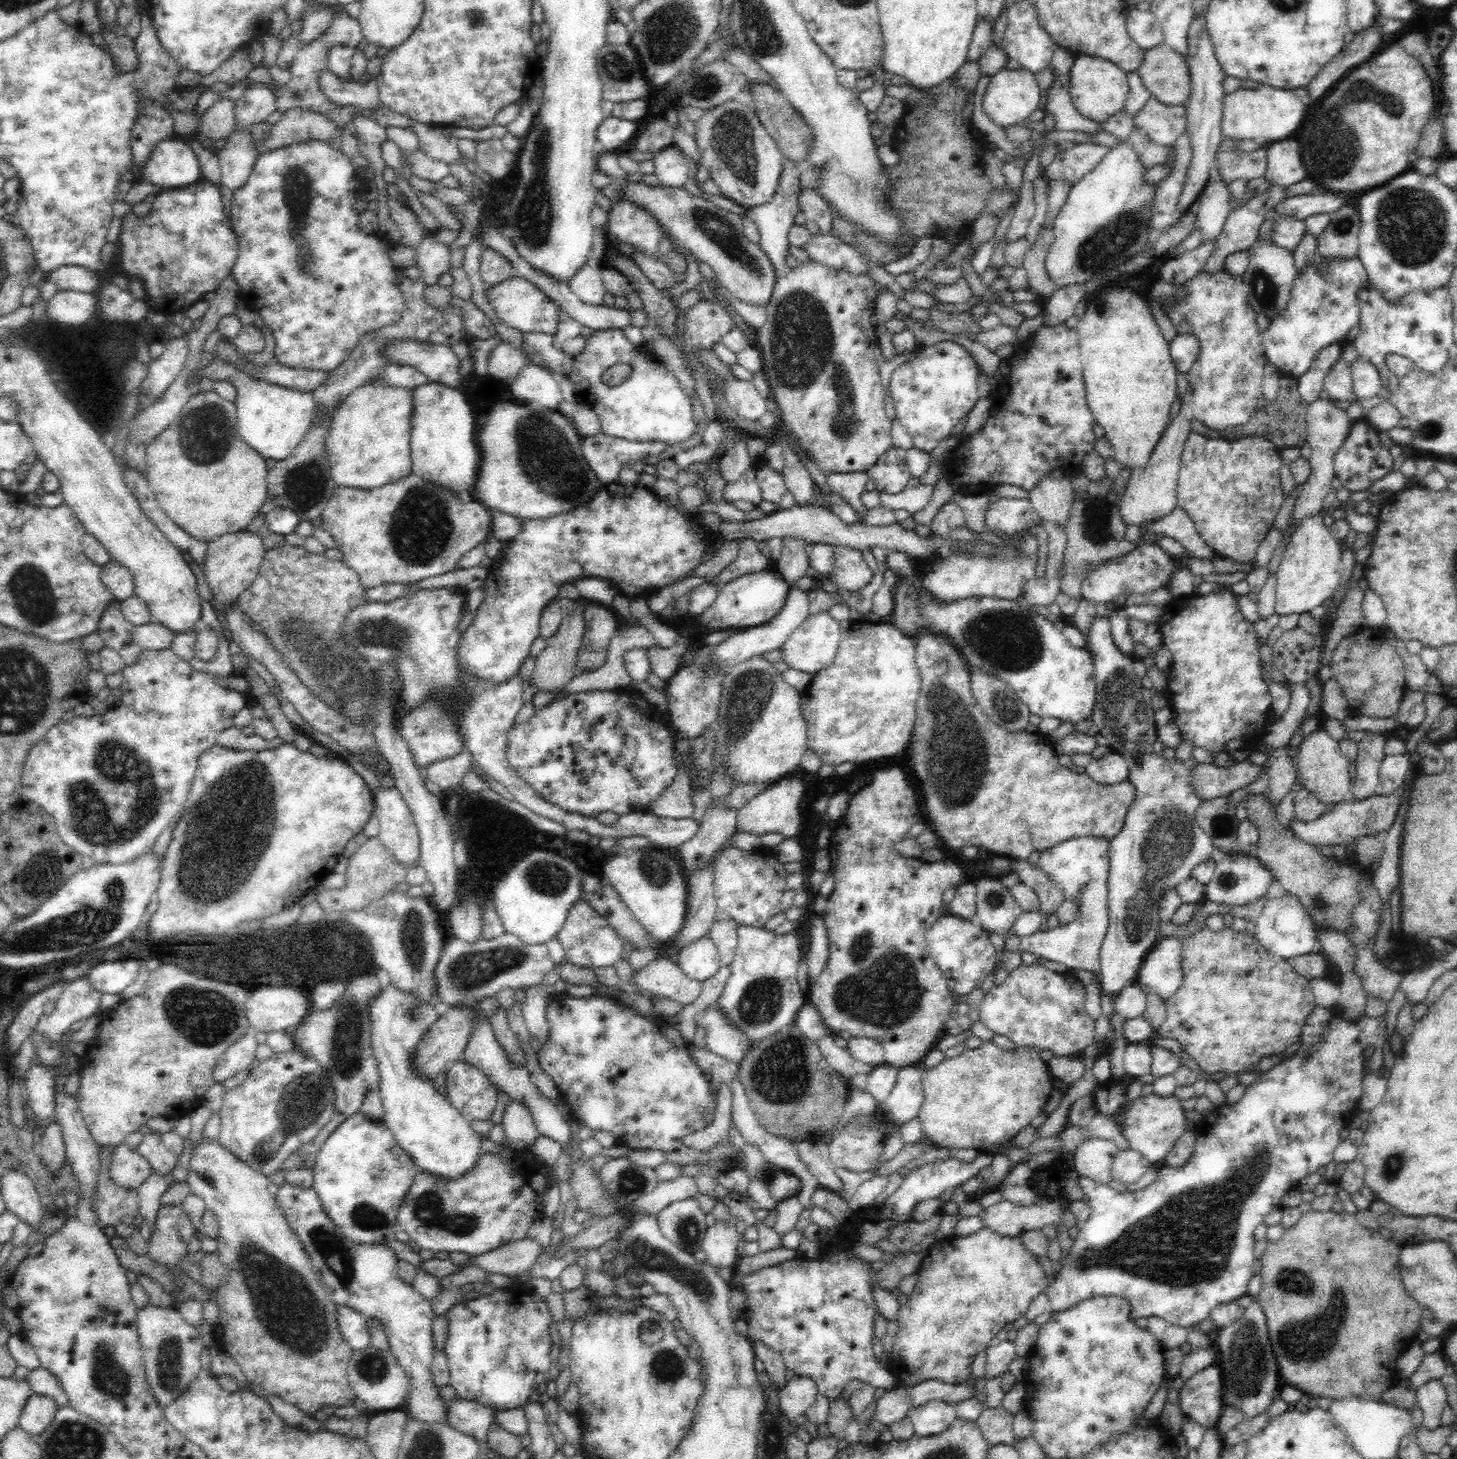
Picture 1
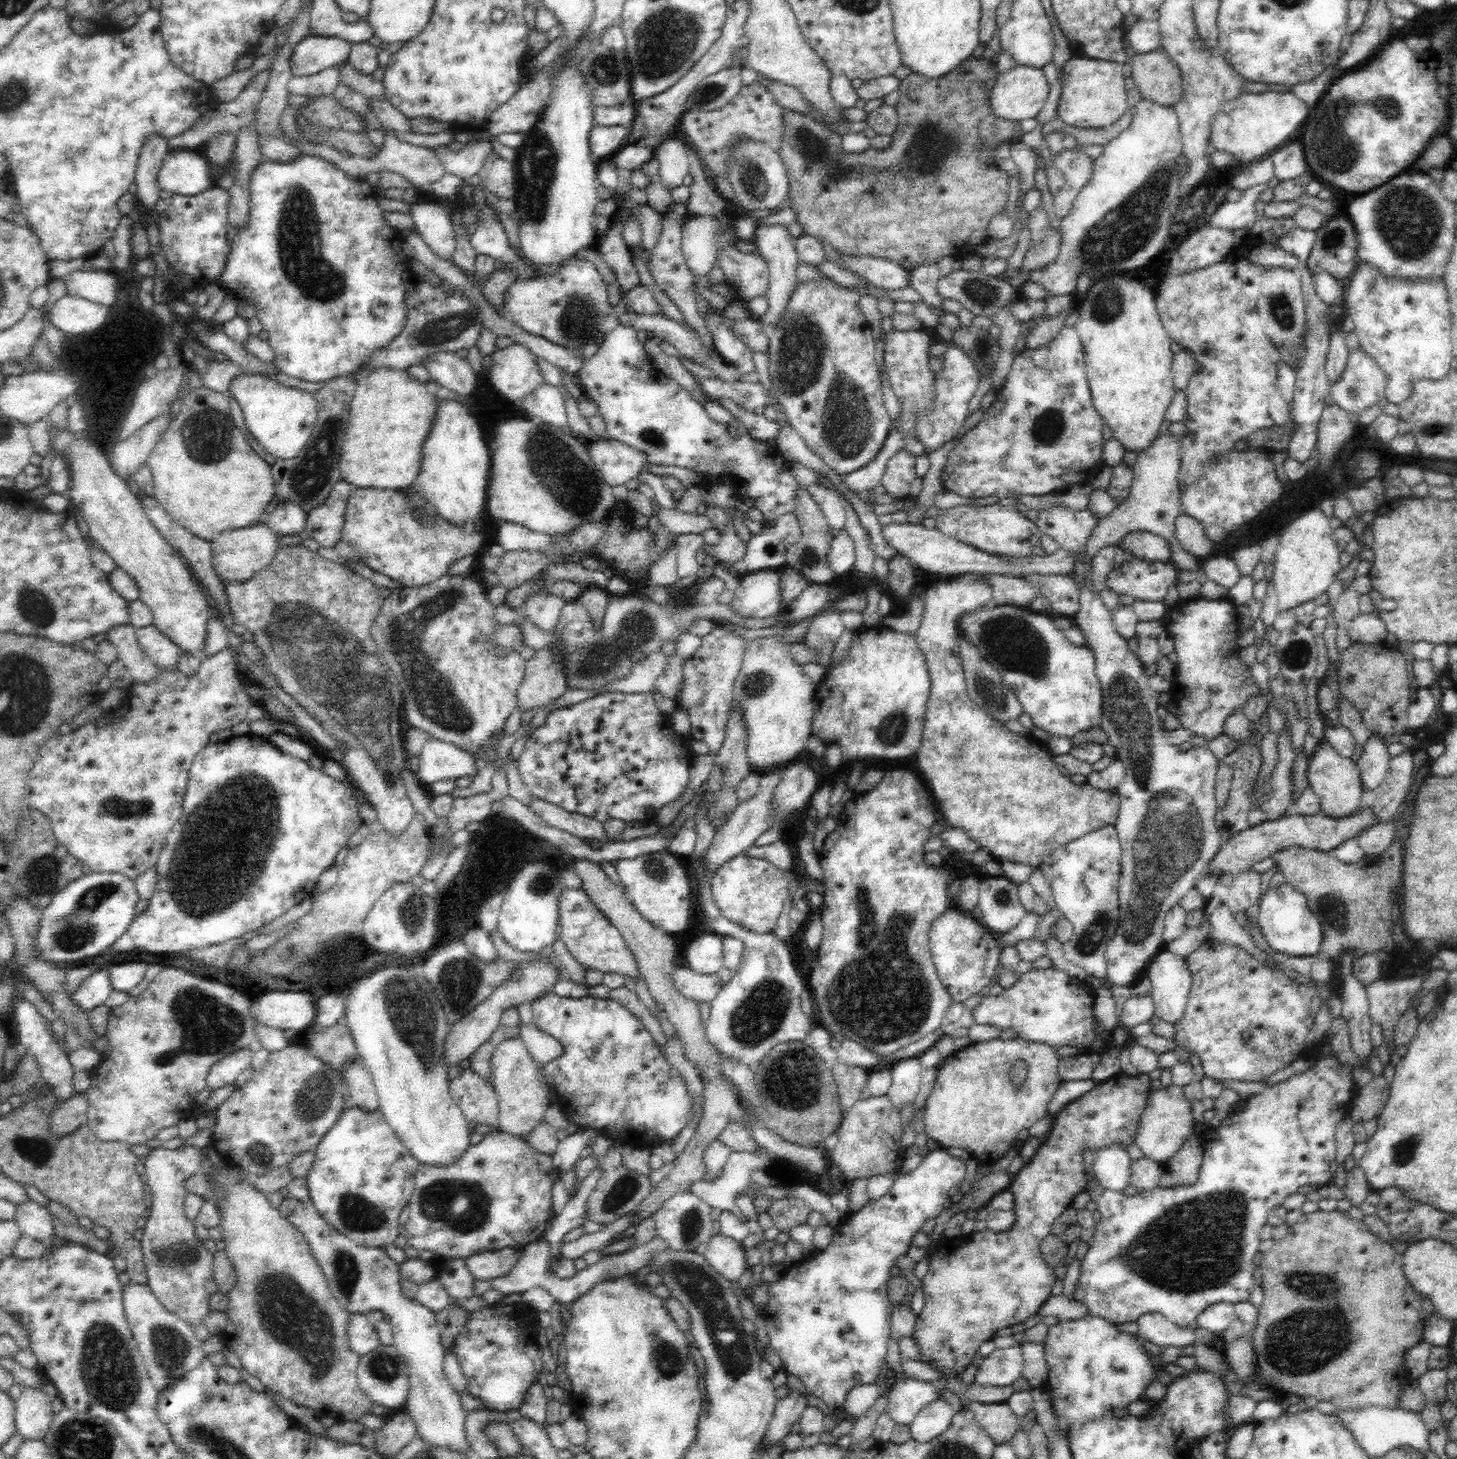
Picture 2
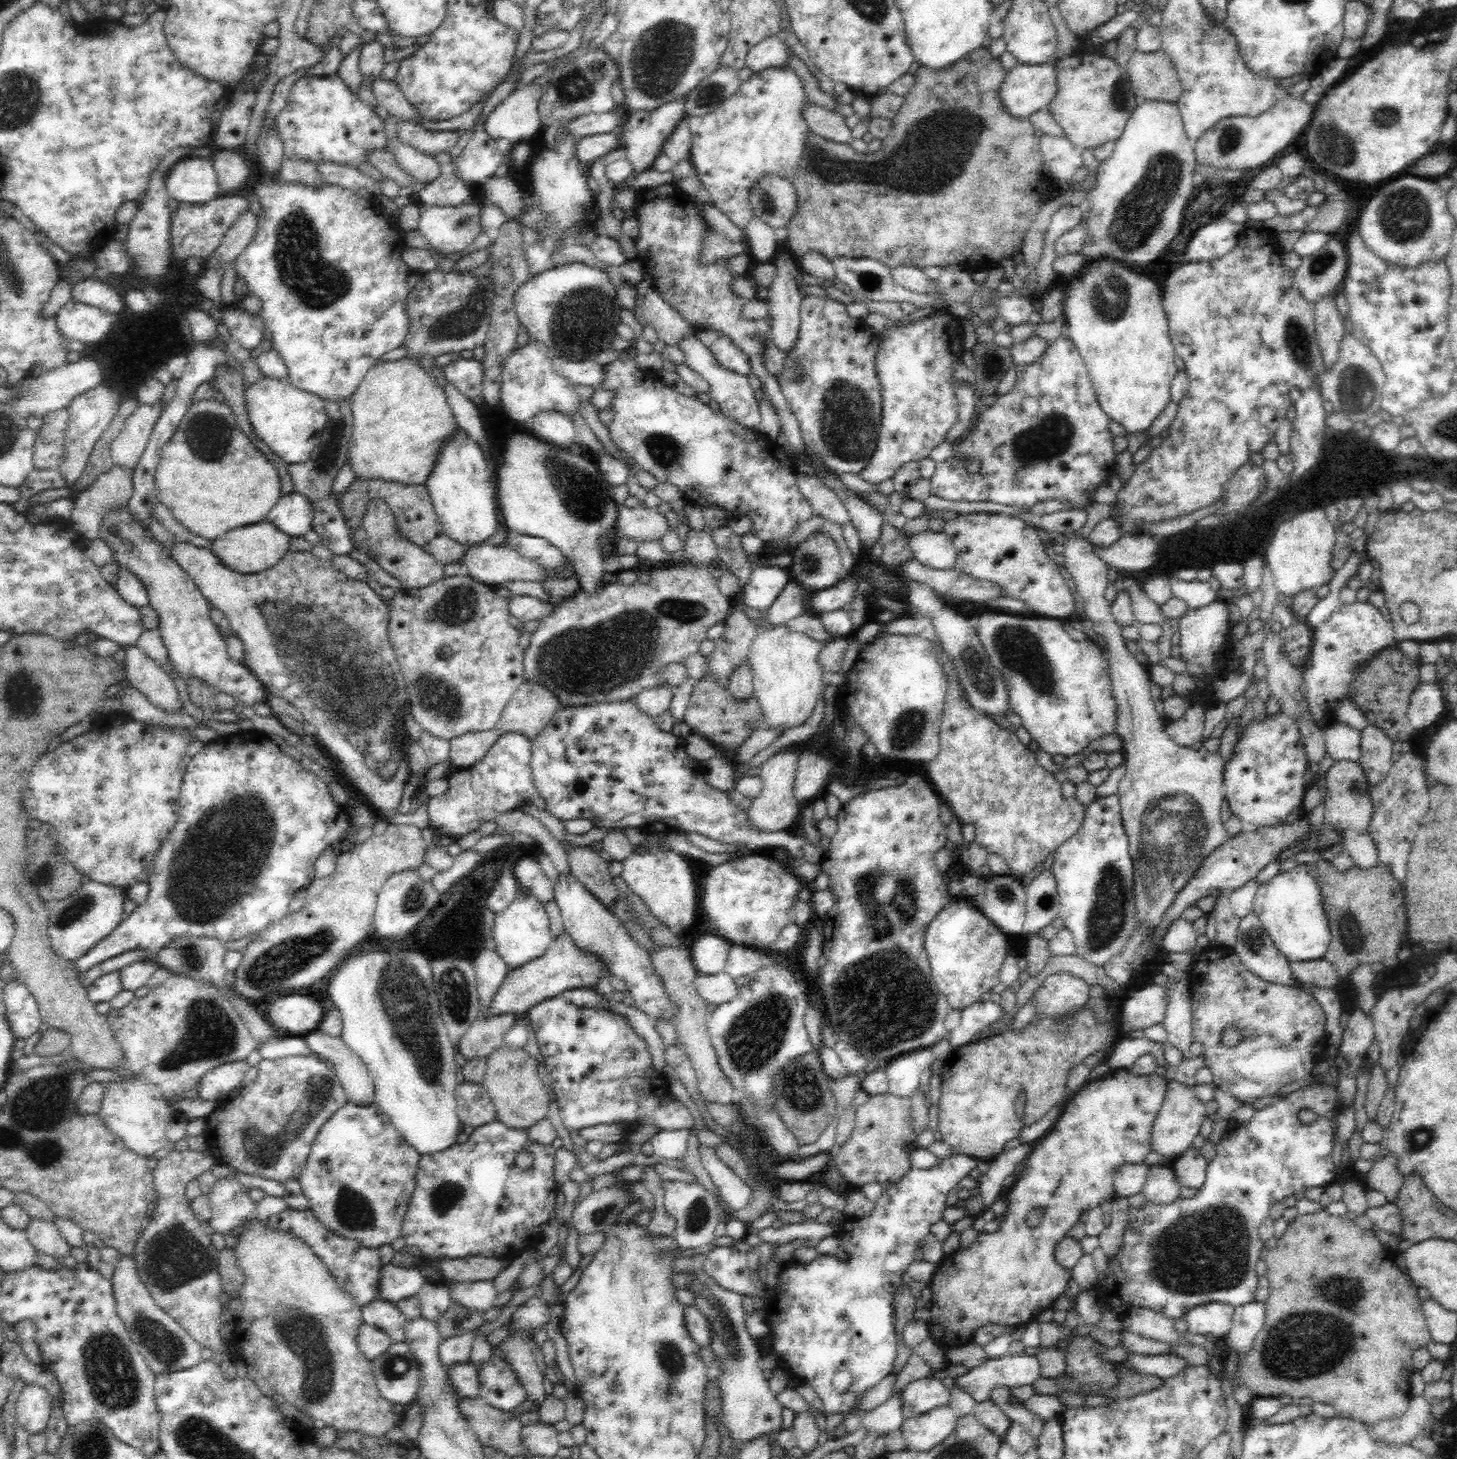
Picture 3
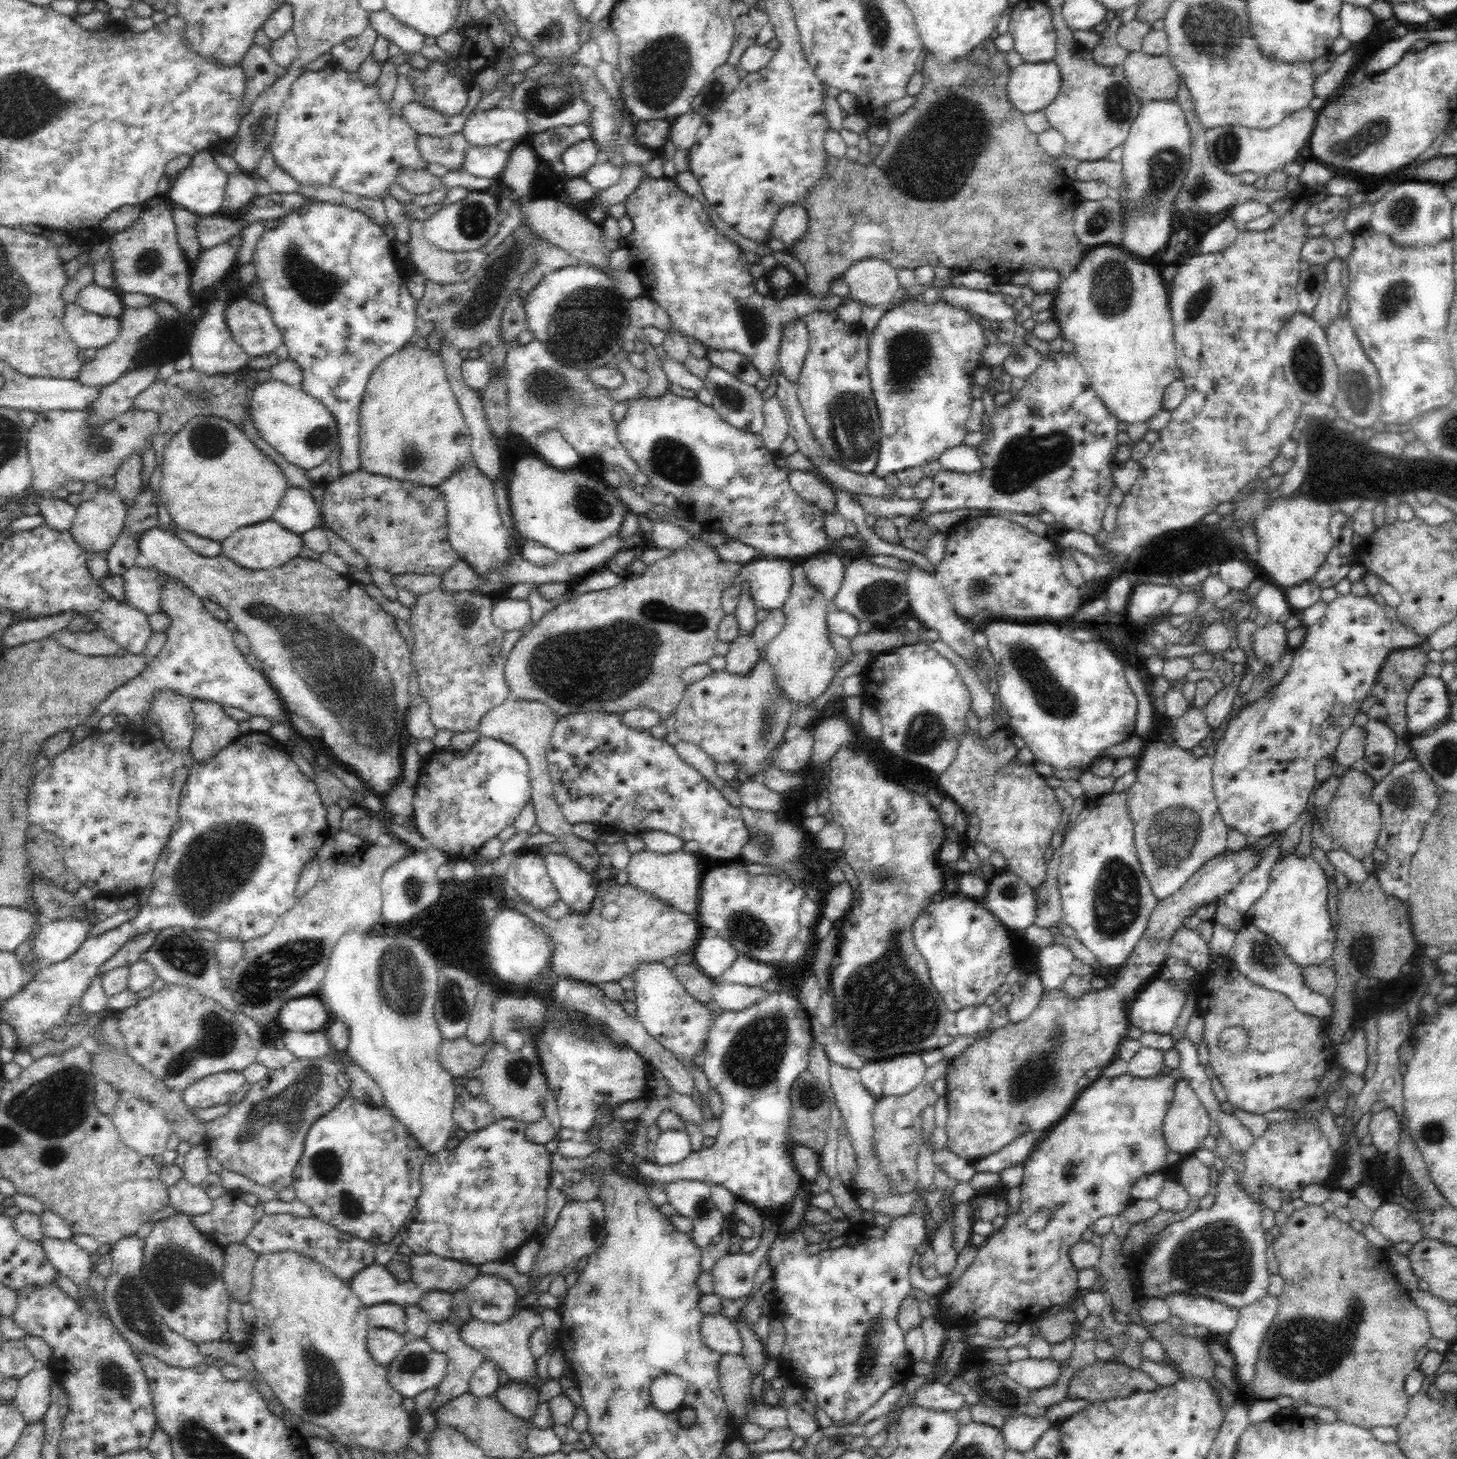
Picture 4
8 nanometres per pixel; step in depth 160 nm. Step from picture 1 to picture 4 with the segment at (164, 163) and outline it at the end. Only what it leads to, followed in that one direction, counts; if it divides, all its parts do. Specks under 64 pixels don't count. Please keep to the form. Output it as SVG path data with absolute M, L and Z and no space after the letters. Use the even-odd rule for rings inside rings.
M206 149L198 152L192 158L190 165L180 172L171 184L172 186L165 195L167 201L174 202L198 216L216 215L222 207L222 200L224 200L227 173L216 165L212 154Z

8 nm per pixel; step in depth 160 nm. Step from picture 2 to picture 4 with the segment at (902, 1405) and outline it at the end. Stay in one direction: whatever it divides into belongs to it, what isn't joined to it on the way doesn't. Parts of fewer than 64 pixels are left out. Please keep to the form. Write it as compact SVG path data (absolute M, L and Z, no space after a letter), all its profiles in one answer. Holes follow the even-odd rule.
M939 1379L928 1381L915 1395L914 1405L934 1410L957 1412L964 1404L967 1404L962 1394L948 1389L948 1386L940 1383Z

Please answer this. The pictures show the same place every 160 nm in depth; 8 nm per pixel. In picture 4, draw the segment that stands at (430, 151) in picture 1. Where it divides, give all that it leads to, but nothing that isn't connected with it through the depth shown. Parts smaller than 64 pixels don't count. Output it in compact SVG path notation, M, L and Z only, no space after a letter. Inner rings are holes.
M496 145L469 146L465 150L462 171L492 181L504 171L508 160L509 152L503 152Z

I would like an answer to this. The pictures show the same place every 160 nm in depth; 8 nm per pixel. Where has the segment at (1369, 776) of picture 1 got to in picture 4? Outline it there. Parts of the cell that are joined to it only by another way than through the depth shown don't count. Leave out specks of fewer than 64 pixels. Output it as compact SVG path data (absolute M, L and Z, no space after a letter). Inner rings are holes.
M1370 719L1364 726L1366 731L1366 746L1364 759L1365 771L1375 782L1380 782L1396 765L1394 750L1397 736L1386 723Z

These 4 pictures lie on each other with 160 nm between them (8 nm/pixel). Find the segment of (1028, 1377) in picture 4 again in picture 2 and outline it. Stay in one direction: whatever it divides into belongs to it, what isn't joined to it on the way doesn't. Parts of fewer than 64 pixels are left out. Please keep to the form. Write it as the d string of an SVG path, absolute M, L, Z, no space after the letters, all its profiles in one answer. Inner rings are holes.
M1021 1346L994 1349L978 1361L973 1383L980 1386L1011 1386L1021 1377L1024 1357Z

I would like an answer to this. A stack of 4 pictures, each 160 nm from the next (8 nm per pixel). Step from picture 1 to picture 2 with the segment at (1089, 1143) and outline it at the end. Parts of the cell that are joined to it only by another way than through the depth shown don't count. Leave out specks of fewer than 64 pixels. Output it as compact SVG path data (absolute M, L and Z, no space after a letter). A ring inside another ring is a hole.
M1117 1143L1096 1151L1093 1169L1100 1186L1123 1192L1130 1185L1132 1159L1124 1145Z

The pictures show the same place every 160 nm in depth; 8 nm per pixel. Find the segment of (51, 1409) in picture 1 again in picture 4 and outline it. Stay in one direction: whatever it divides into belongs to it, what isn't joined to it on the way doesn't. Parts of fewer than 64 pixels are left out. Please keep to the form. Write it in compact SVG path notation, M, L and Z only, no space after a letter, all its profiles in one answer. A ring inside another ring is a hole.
M39 1365L19 1378L19 1386L13 1401L22 1417L26 1419L26 1424L43 1420L52 1402L50 1388L55 1379L55 1372L45 1365Z

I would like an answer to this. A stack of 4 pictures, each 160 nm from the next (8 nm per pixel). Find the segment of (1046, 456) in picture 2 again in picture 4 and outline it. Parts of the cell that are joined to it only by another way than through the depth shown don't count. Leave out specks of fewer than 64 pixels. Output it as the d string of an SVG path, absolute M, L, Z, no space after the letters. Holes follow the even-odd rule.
M1050 351L1046 356L1041 356L1041 361L1036 369L1036 372L1026 376L1024 378L1025 385L1017 392L1014 398L1005 405L996 406L990 421L990 431L984 436L981 443L976 447L982 468L979 471L968 474L965 472L952 472L949 470L943 470L934 474L934 484L932 494L924 501L922 508L918 514L912 517L911 523L924 522L924 516L928 514L936 514L936 512L950 512L950 510L960 510L960 508L976 508L978 510L1010 510L1010 512L1018 512L1023 514L1038 514L1038 512L1046 511L1051 512L1057 522L1061 522L1067 528L1074 529L1080 532L1085 532L1090 536L1095 536L1097 532L1102 530L1102 518L1104 518L1104 512L1106 507L1110 503L1108 494L1110 490L1115 486L1112 473L1115 468L1119 466L1120 462L1116 458L1116 449L1119 442L1117 441L1117 435L1119 429L1117 424L1119 420L1114 416L1104 401L1096 394L1096 391L1090 384L1089 376L1086 374L1084 367L1080 364L1080 361L1076 358L1076 355L1071 352L1053 352Z

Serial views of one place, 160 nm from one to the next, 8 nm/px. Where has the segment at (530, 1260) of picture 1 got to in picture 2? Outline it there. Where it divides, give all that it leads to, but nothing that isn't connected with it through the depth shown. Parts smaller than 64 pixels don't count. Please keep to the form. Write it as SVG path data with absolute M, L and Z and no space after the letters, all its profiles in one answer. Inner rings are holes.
M507 1247L498 1251L477 1253L465 1260L475 1280L490 1280L508 1274L520 1255L521 1250Z

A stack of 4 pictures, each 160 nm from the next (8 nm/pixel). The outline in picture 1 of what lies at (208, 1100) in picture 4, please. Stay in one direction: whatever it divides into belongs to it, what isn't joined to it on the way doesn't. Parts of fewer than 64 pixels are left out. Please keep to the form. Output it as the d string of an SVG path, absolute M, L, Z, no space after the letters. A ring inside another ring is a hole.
M253 1031L240 1036L232 1046L228 1046L213 1068L215 1082L223 1083L240 1071L251 1068L250 1063L256 1058L257 1046L256 1033Z

